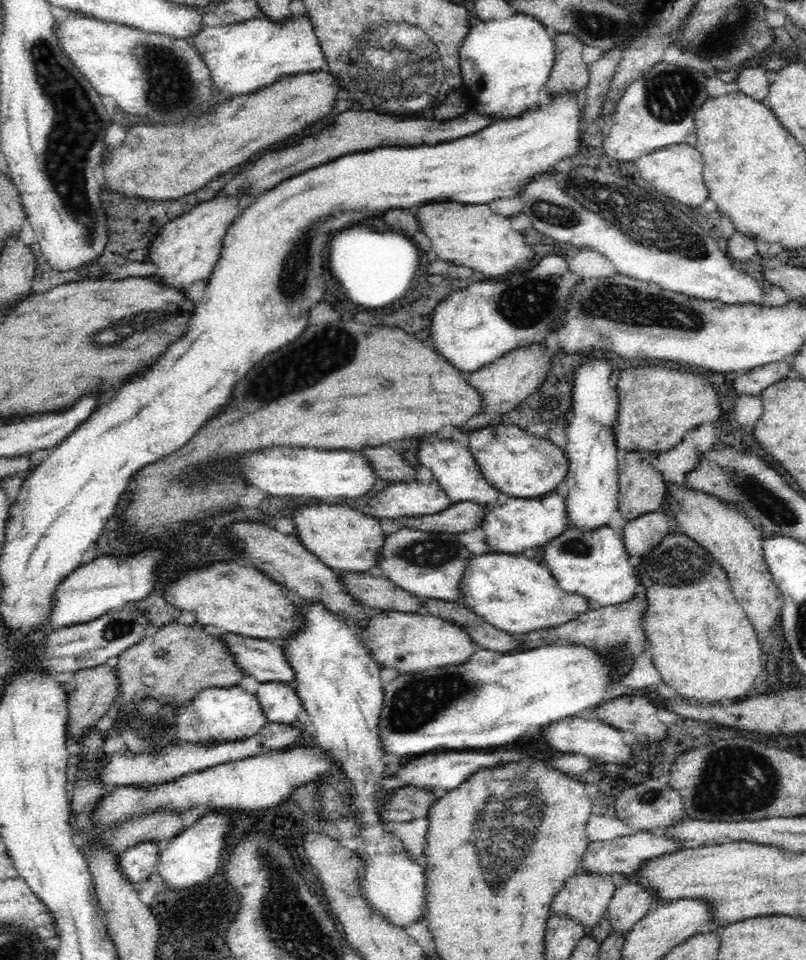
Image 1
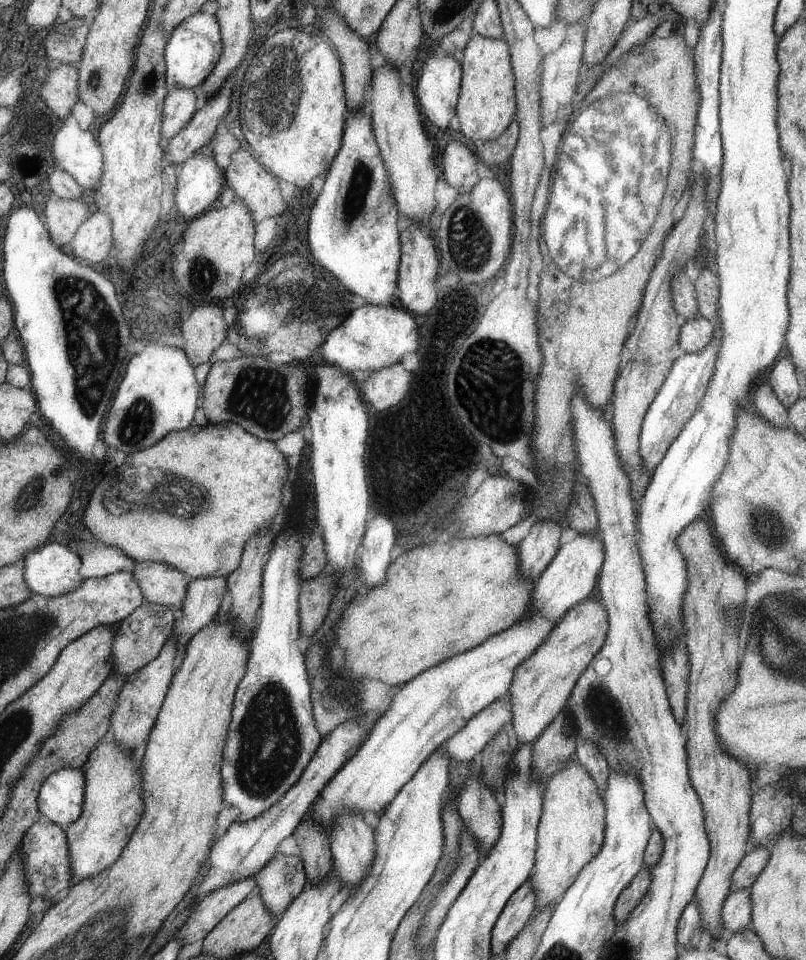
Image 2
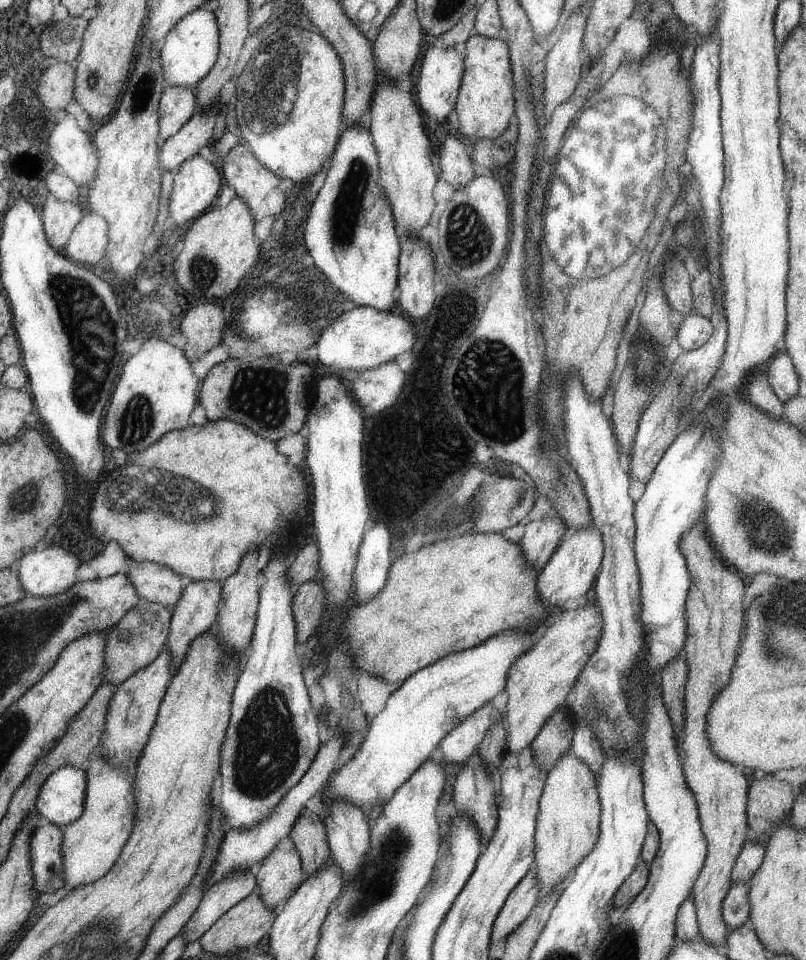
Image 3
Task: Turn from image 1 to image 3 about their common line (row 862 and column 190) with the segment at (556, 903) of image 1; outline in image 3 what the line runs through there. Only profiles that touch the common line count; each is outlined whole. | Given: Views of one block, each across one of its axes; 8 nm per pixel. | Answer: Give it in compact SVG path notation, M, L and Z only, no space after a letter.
M129 560L126 574L137 588L142 599L151 603L172 606L181 600L183 593L193 581L179 575L172 567L148 561Z

